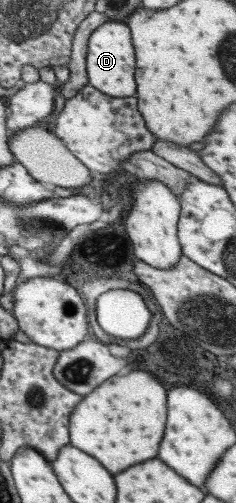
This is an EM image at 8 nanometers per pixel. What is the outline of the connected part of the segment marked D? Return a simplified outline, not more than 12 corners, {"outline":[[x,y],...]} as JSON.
{"outline":[[105,21],[86,44],[88,85],[134,97],[128,26]]}

